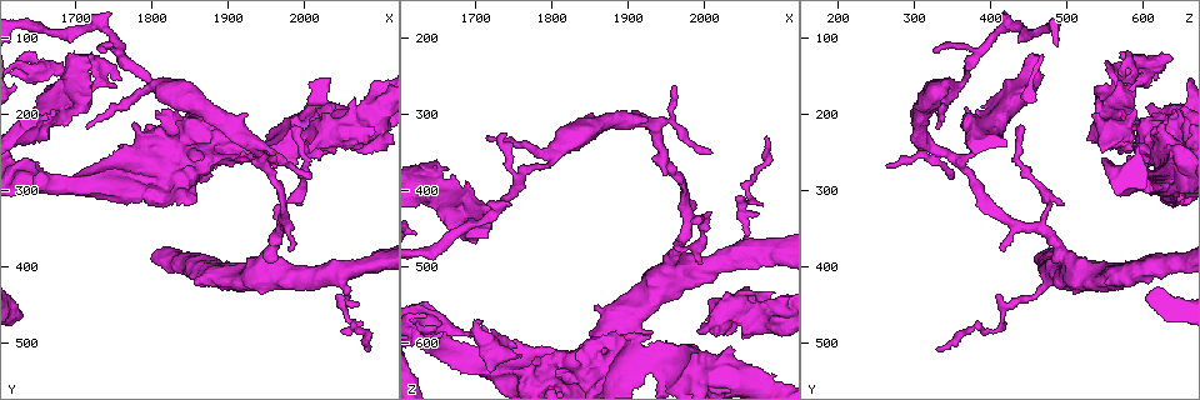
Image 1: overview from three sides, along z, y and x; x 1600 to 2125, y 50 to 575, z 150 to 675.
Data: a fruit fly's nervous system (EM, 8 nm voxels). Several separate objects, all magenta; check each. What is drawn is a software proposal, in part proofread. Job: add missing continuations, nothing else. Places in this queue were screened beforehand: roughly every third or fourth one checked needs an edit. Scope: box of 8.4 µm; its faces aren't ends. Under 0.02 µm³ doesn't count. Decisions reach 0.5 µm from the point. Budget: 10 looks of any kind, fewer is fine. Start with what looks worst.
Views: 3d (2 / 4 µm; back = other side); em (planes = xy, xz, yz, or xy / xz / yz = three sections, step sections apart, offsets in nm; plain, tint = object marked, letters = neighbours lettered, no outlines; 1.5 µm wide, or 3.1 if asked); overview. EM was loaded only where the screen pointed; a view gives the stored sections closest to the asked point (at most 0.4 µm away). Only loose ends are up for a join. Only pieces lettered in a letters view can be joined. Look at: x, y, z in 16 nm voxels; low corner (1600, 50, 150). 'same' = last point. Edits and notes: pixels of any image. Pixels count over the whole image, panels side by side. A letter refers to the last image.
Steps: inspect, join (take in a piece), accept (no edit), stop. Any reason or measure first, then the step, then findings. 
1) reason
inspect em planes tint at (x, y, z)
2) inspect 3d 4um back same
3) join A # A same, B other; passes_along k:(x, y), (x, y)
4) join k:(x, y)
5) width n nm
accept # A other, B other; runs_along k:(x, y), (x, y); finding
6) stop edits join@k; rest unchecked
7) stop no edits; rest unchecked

an open end
inspect em yz step 8 tint at (1710, 160, 580)

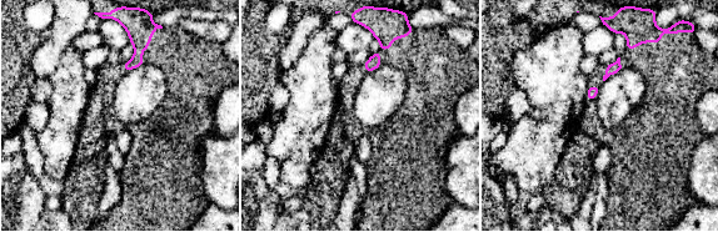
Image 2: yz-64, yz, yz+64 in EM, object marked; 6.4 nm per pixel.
cut it another way
inspect em planes letters same

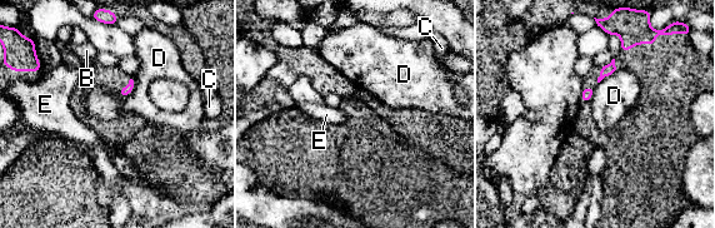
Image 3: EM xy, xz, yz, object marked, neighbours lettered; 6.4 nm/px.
longest_contact D 180 nm
accept # B other, C other, D other, E other; no lettered piece goes on from it

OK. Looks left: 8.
an open end
inspect 3d 4um at (1985, 220, 440)

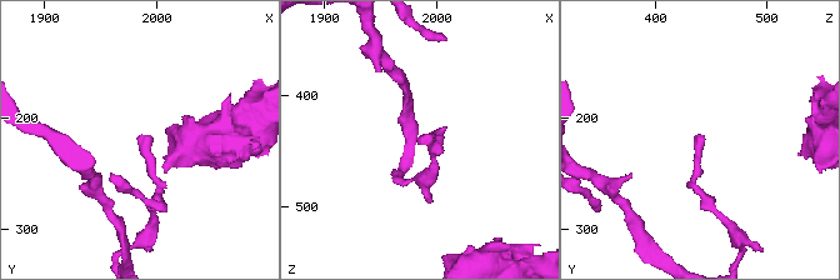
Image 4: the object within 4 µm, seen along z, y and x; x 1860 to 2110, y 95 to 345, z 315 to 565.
inspect em planes tint at (1982, 220, 440)

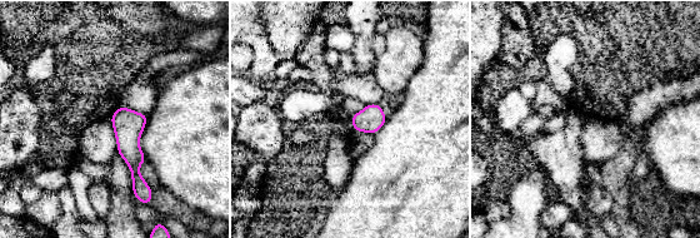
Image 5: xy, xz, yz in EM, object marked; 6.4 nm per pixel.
inspect em planes letters same

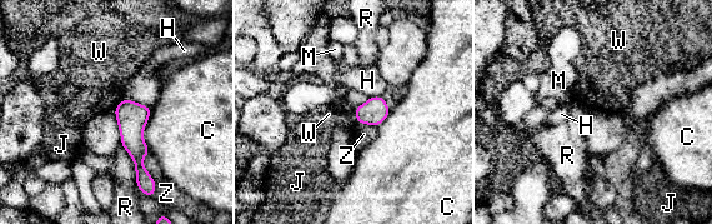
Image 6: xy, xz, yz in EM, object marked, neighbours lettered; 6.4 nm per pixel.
width 170 nm; longest_contact R 280 nm
accept # C other, H other, J other, M other, R other, W other, Z other; no lettered piece goes on from it

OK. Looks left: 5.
free end
inspect 3d 4um at (1850, 210, 600)

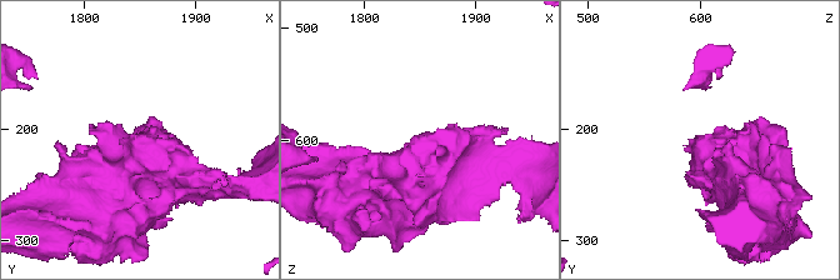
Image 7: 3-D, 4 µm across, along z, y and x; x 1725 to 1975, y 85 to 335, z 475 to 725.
shape alone is not enough
inspect em yz step 8 letters at (1850, 212, 594)

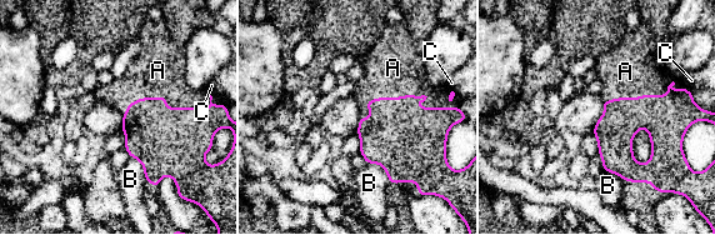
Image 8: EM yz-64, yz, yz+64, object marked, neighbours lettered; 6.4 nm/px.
longest_contact A 550 nm
join 8:(393, 68) # A same, B other, C other; it goes on there

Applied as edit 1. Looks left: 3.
an open end
inspect em 3.1um xy step 8 letters at (1980, 380, 420)

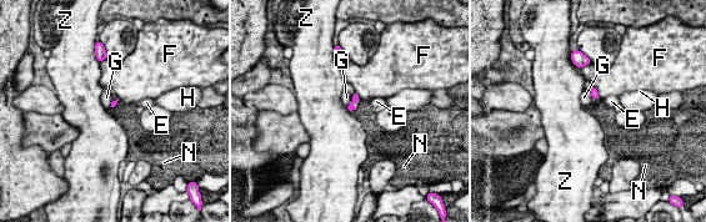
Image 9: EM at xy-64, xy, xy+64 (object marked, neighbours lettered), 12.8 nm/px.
accept # E other, F other, G other, H other, N other, Z other; none of them fits

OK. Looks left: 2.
stop edits join@8; rest unchecked

